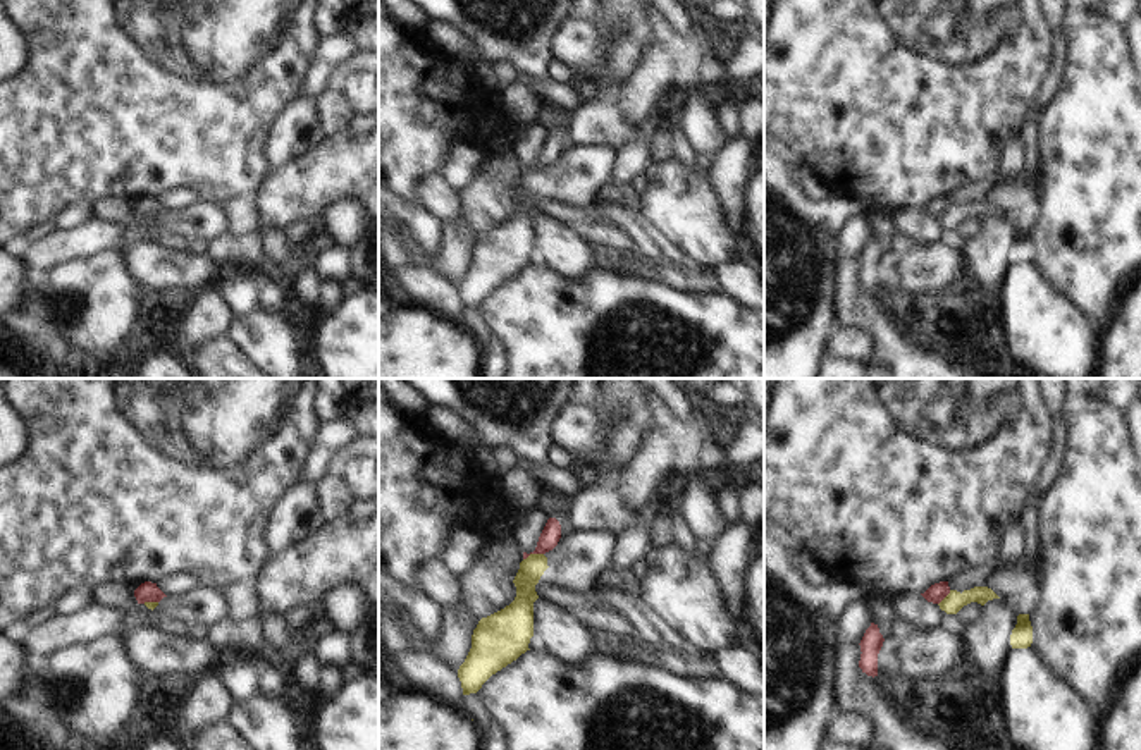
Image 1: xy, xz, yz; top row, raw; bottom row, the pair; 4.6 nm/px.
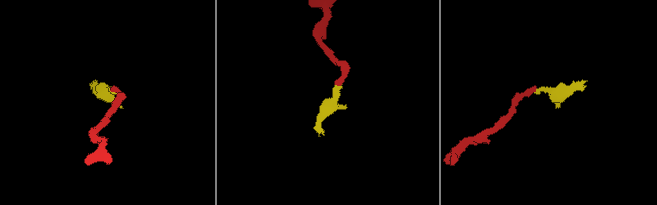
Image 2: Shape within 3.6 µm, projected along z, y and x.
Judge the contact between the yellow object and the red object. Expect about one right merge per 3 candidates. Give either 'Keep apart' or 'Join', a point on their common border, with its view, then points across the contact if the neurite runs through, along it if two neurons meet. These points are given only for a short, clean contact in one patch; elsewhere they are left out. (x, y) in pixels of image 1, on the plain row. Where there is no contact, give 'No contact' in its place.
Keep apart. Touches yellow at xz (532, 169). Boundary: xz (542, 167), (532, 167), (524, 174)

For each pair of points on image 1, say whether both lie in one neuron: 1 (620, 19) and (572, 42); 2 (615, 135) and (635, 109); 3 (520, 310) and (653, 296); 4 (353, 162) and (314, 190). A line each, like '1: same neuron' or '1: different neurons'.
1: same neuron
2: different neurons
3: same neuron
4: same neuron

